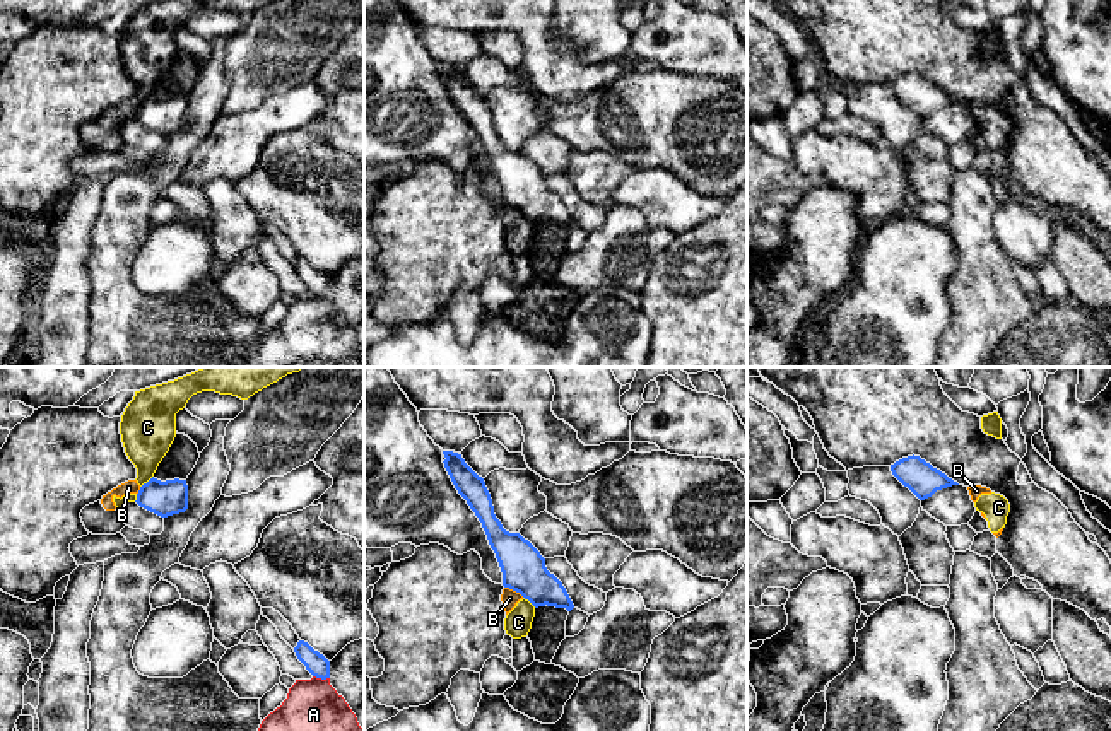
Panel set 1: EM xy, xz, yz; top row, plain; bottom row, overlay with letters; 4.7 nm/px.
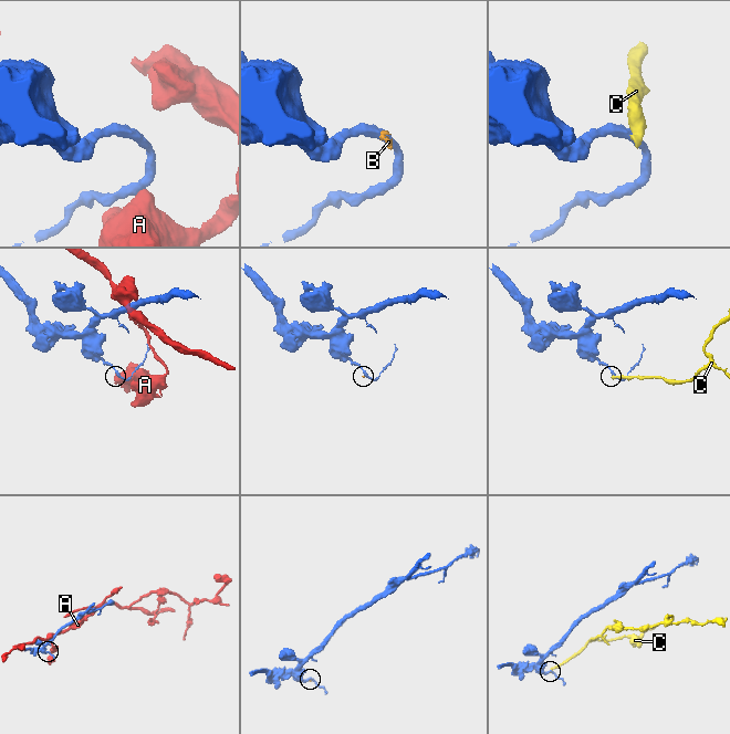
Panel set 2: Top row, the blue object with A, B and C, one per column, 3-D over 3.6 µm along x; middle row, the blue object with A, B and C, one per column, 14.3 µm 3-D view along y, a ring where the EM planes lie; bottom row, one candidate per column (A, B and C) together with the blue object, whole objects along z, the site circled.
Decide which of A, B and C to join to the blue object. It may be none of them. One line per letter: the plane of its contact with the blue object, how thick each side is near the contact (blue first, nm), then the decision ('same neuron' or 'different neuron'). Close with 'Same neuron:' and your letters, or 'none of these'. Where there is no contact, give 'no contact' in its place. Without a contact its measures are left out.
A: meets blue in xy; 100 nm thick on the blue side, 240 nm on the other; different neuron
B: meets blue in xz; 220 nm thick on the blue side, 80 nm on the other; different neuron
C: meets blue in xy; 160 nm thick on the blue side, 260 nm on the other; different neuron
Same neuron: none of these

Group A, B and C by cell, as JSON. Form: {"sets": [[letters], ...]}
{"sets": [["A"], ["B", "C"]]}

